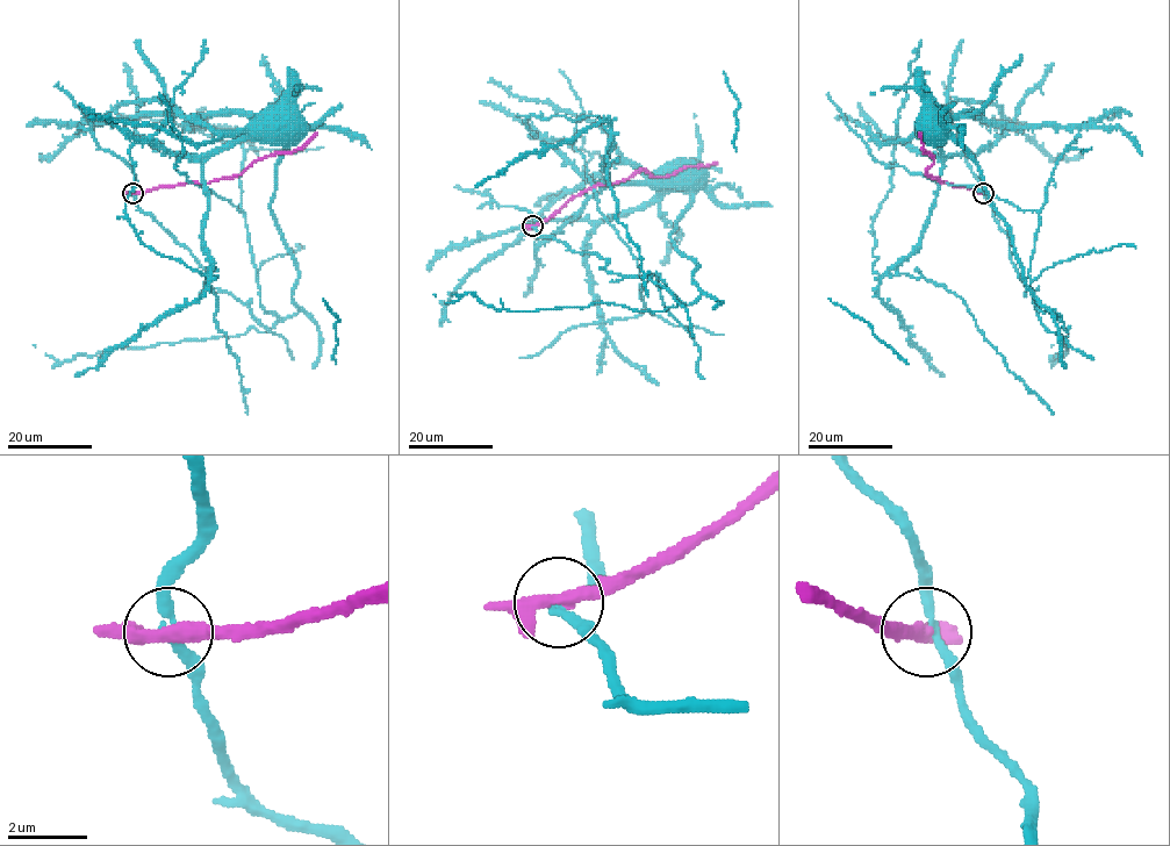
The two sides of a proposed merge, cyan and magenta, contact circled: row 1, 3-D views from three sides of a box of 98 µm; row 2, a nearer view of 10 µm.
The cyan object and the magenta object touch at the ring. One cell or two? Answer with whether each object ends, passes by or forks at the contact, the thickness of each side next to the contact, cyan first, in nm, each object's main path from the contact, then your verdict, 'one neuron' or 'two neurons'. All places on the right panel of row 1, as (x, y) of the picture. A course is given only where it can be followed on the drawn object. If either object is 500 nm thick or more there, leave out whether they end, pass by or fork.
cyan passes by | magenta forks | 240/280 nm | cyan via (983, 193), (1036, 314), (1057, 332), (1063, 322), (1026, 285), (980, 165), (946, 126), (938, 120), (932, 127) | magenta via (982, 193), (941, 184), (926, 172), (934, 160), (923, 151), (920, 133) | two neurons

